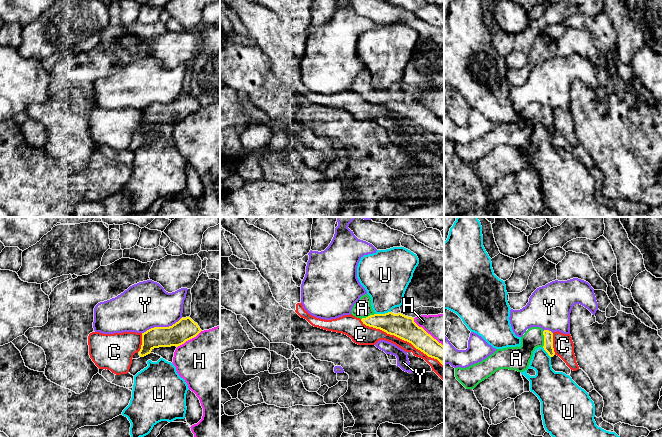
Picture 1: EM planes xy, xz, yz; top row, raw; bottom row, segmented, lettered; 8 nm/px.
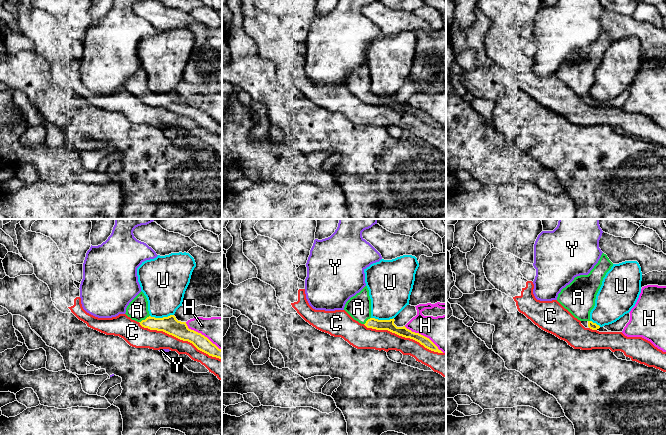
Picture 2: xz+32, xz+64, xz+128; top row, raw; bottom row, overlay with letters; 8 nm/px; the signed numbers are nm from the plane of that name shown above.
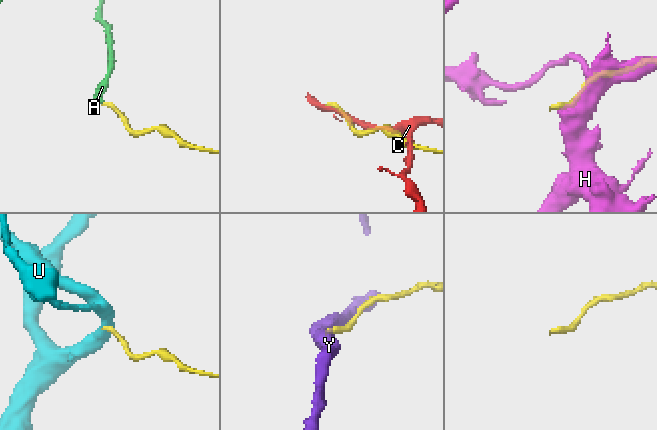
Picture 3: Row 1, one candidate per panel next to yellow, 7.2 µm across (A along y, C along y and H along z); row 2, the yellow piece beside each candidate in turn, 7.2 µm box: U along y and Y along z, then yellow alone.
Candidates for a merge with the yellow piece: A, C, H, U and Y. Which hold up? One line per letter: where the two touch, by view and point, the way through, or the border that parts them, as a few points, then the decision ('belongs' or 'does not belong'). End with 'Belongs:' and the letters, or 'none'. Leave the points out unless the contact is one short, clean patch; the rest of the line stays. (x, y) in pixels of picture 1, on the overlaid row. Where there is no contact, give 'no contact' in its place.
A: meets yellow in yz at (544, 339); runs through yz (548, 335), (544, 339), (537, 339), (519, 357); belongs
C: meets yellow in xz at (402, 339); does not belong
H: meets yellow in xz at (426, 332); does not belong
U: meets yellow in xz at (382, 314); border along xz (390, 311), (375, 314); does not belong
Y: meets yellow in xy at (161, 327); border along xy (181, 317), (171, 325), (154, 326), (142, 333); does not belong
Belongs: A

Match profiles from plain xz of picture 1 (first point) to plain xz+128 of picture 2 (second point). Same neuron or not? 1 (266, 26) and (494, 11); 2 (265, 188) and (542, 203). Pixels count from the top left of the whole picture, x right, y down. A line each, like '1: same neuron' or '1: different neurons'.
1: different neurons
2: same neuron

